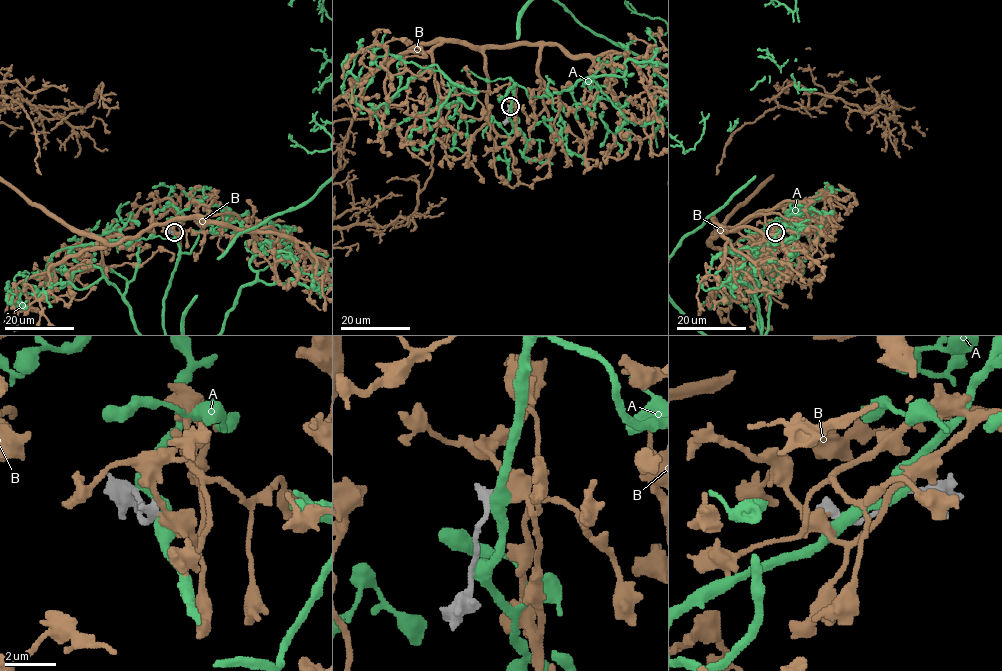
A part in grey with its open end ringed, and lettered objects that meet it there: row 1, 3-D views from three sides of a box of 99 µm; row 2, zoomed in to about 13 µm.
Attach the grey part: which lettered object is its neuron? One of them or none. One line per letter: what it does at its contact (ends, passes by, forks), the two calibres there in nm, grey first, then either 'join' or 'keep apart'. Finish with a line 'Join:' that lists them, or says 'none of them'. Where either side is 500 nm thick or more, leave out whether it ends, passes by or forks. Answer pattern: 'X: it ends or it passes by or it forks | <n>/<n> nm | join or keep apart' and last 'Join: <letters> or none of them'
A: it passes by | 460/460 nm | keep apart
B: it passes by | 460/320 nm | join
Join: B

